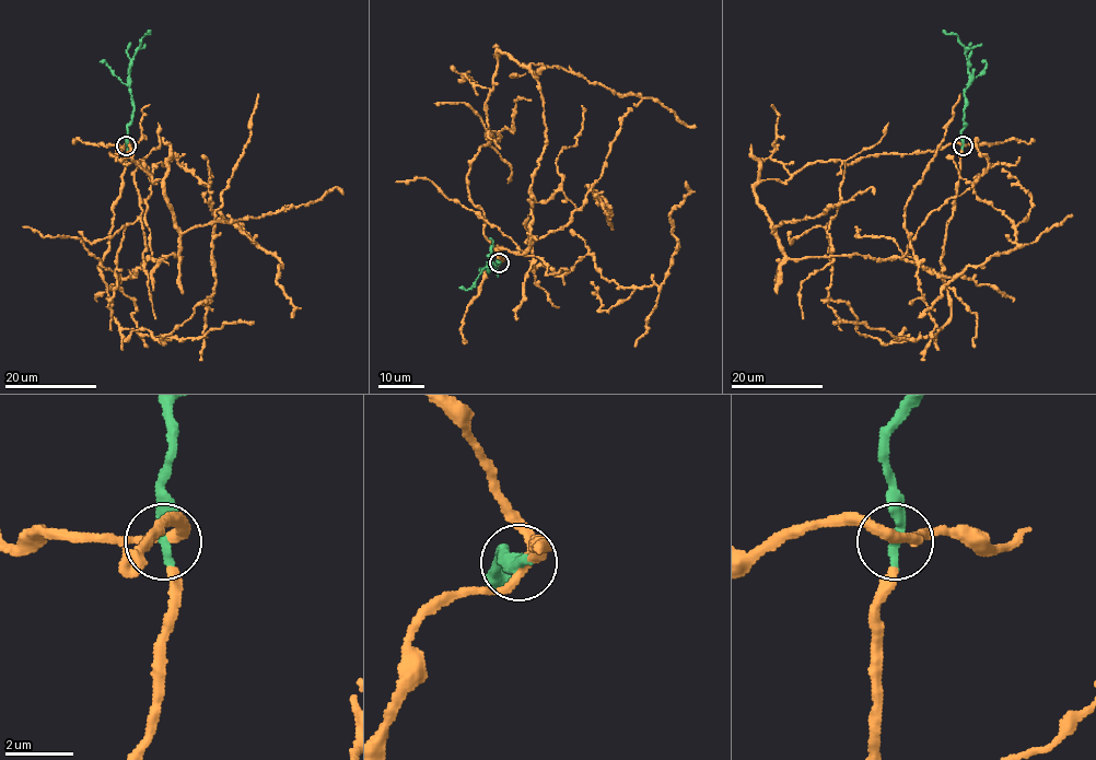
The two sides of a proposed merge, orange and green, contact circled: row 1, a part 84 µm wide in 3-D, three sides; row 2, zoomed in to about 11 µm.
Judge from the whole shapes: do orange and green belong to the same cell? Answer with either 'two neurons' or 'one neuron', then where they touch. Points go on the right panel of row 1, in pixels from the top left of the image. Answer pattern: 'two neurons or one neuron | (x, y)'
one neuron | (963, 145)

